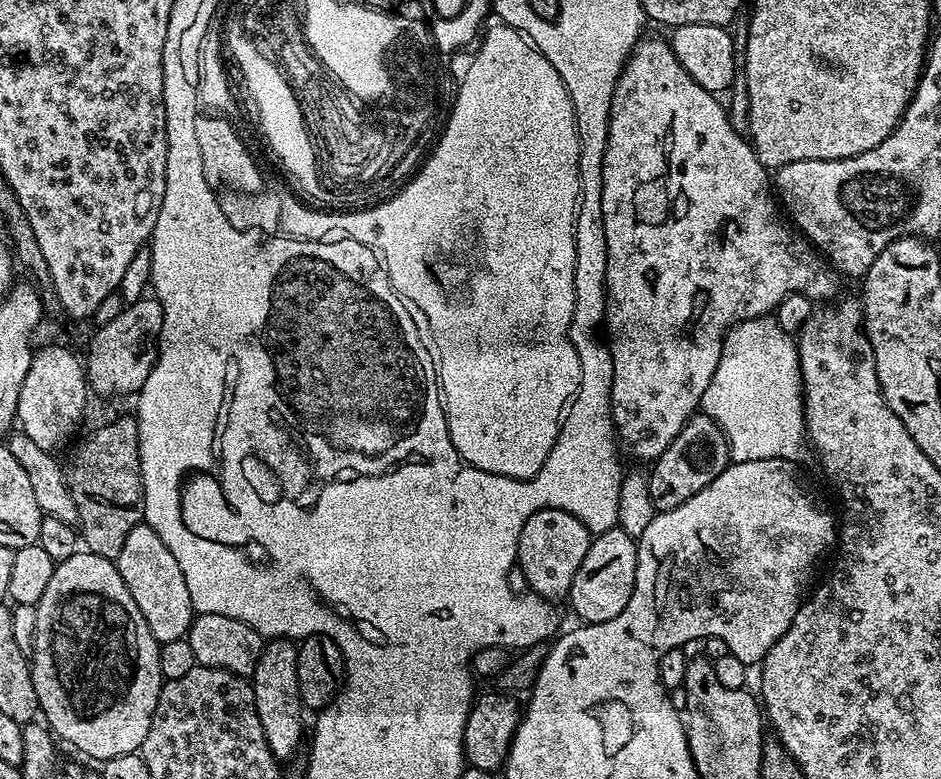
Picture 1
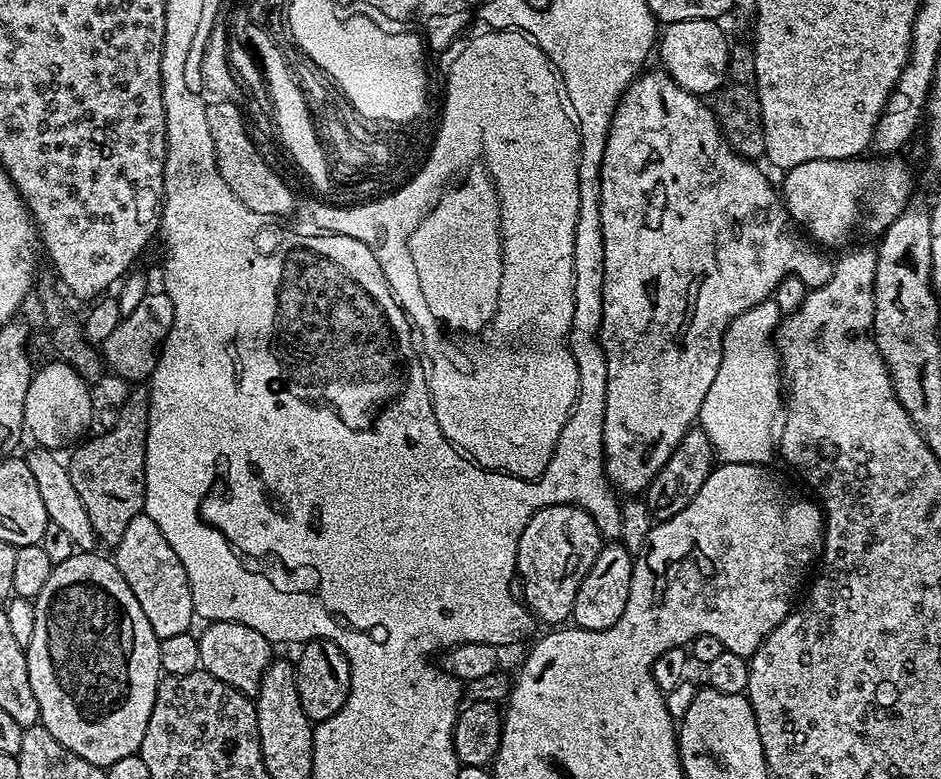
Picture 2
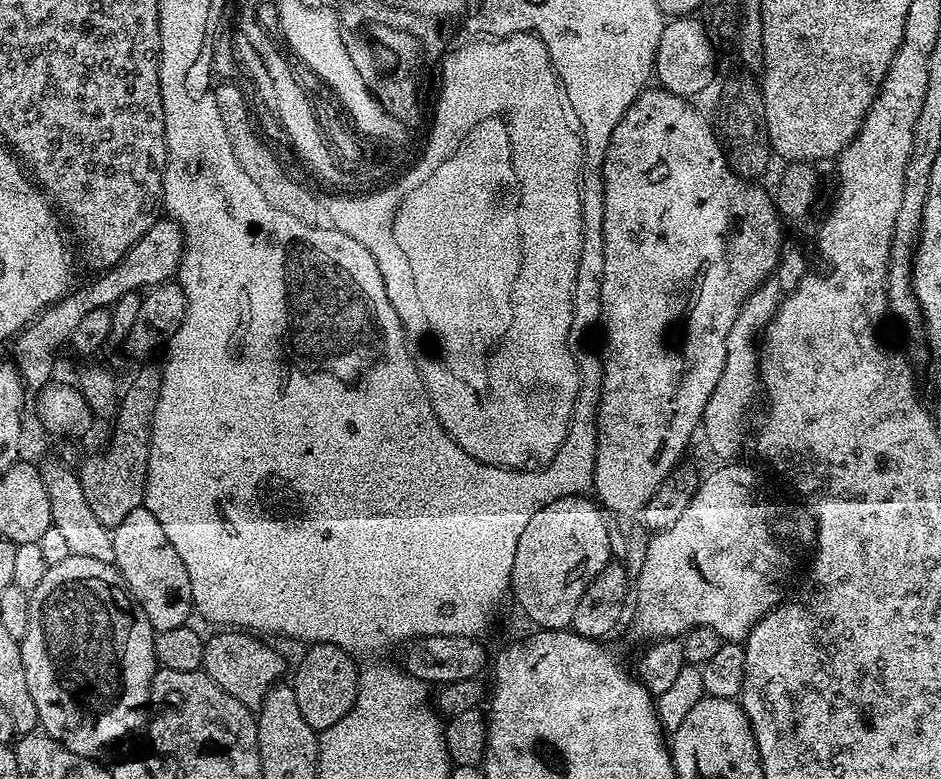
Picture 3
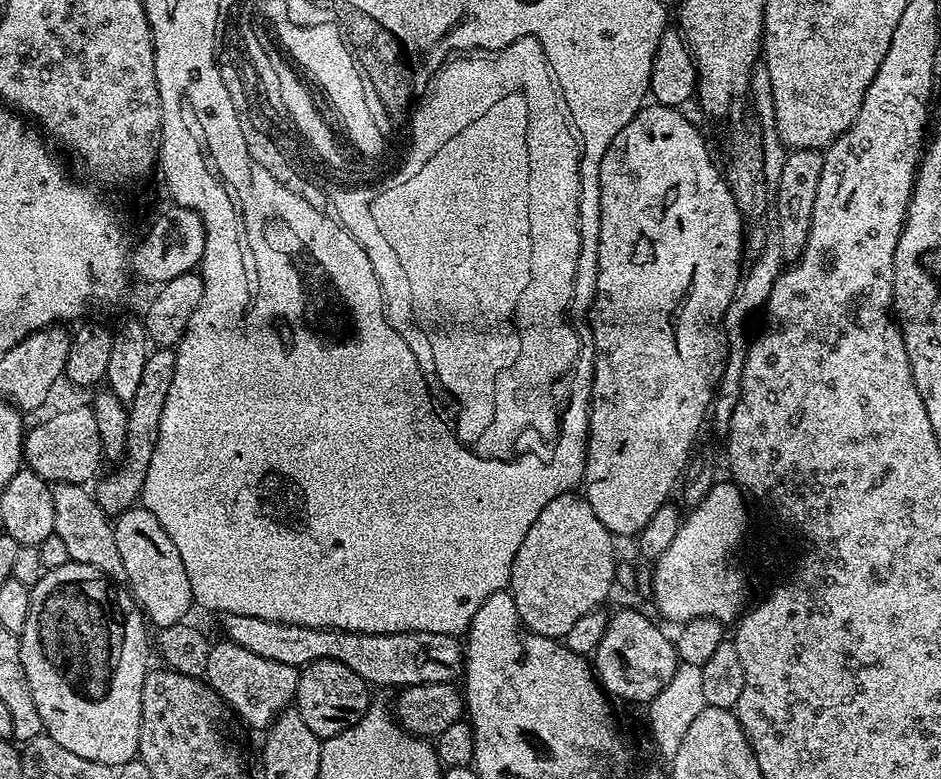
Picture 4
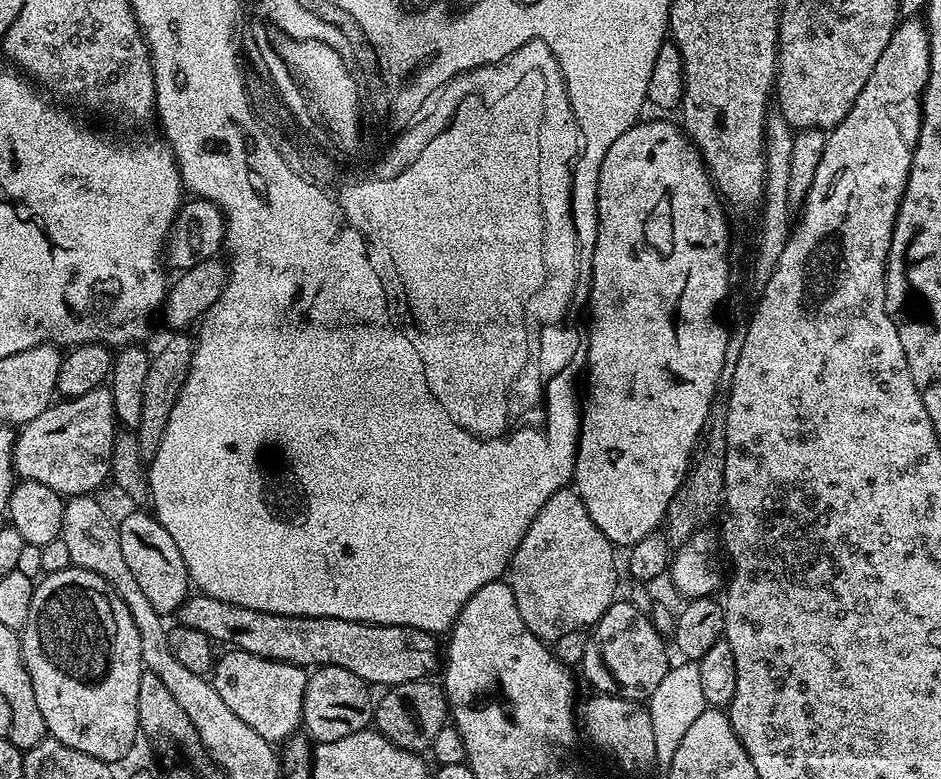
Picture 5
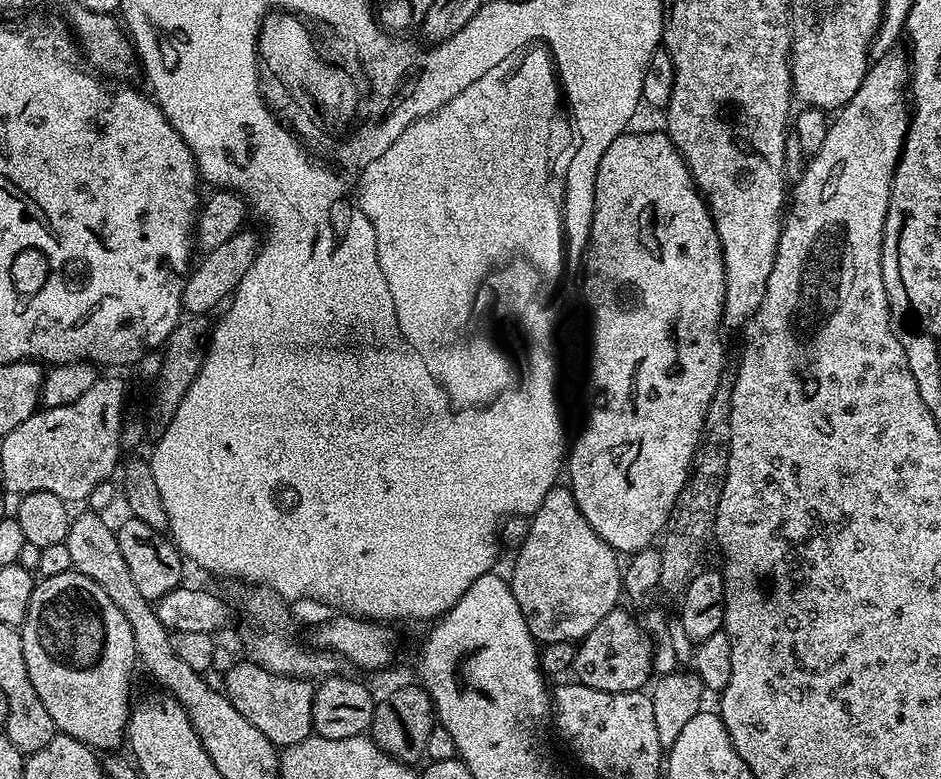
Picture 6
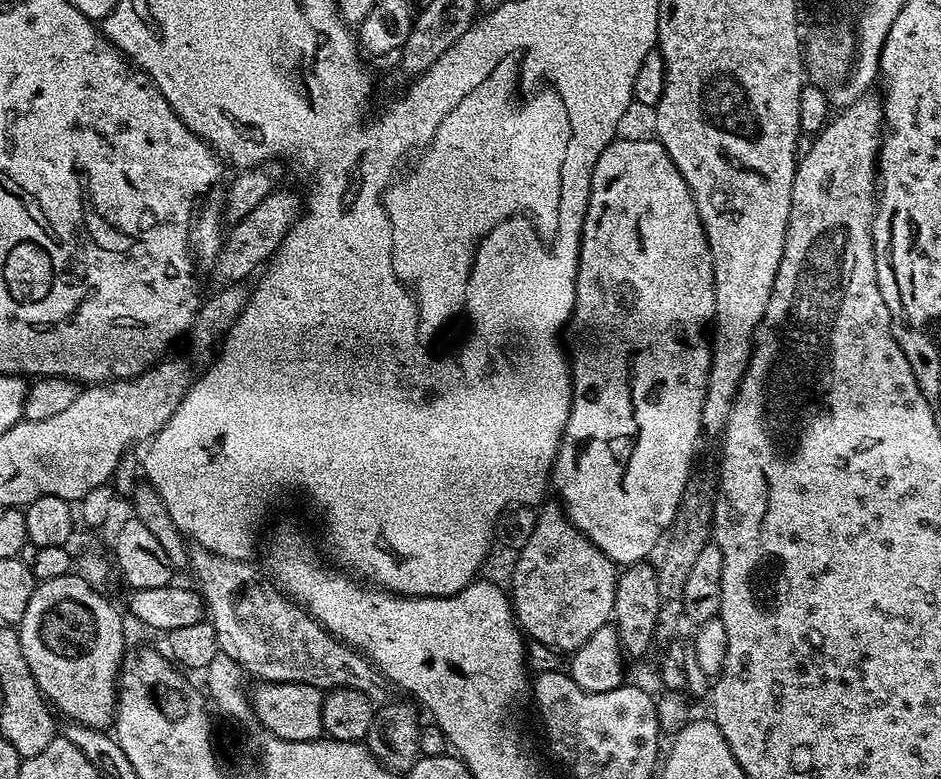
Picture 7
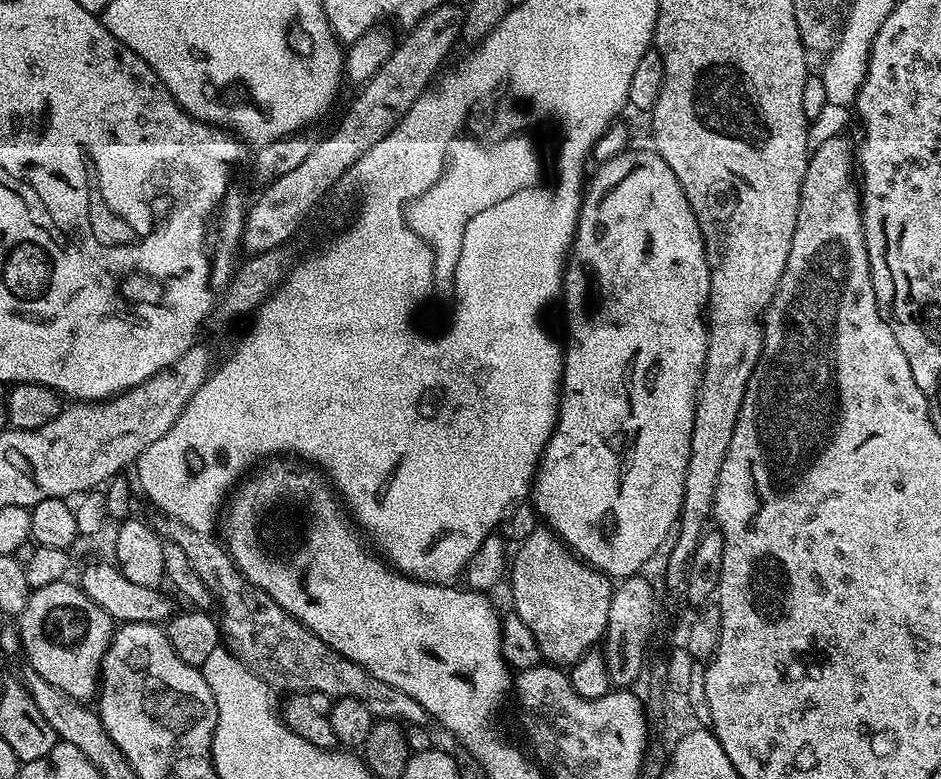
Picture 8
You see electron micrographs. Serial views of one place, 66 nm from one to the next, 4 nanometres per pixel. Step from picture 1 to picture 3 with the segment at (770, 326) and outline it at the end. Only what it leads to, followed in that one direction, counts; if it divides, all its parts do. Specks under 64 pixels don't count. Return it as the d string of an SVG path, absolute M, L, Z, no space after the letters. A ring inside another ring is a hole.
M769 278L759 284L746 298L740 307L738 318L734 318L734 326L730 326L730 334L726 334L726 366L722 366L722 378L718 378L718 386L714 386L714 394L710 394L710 402L706 402L704 419L702 421L702 436L708 439L708 448L724 462L732 462L744 448L744 427L748 424L748 411L756 400L756 392L761 391L760 386L760 357L758 355L758 341L761 339L764 327L772 321L772 316L778 310L782 293L775 278Z

